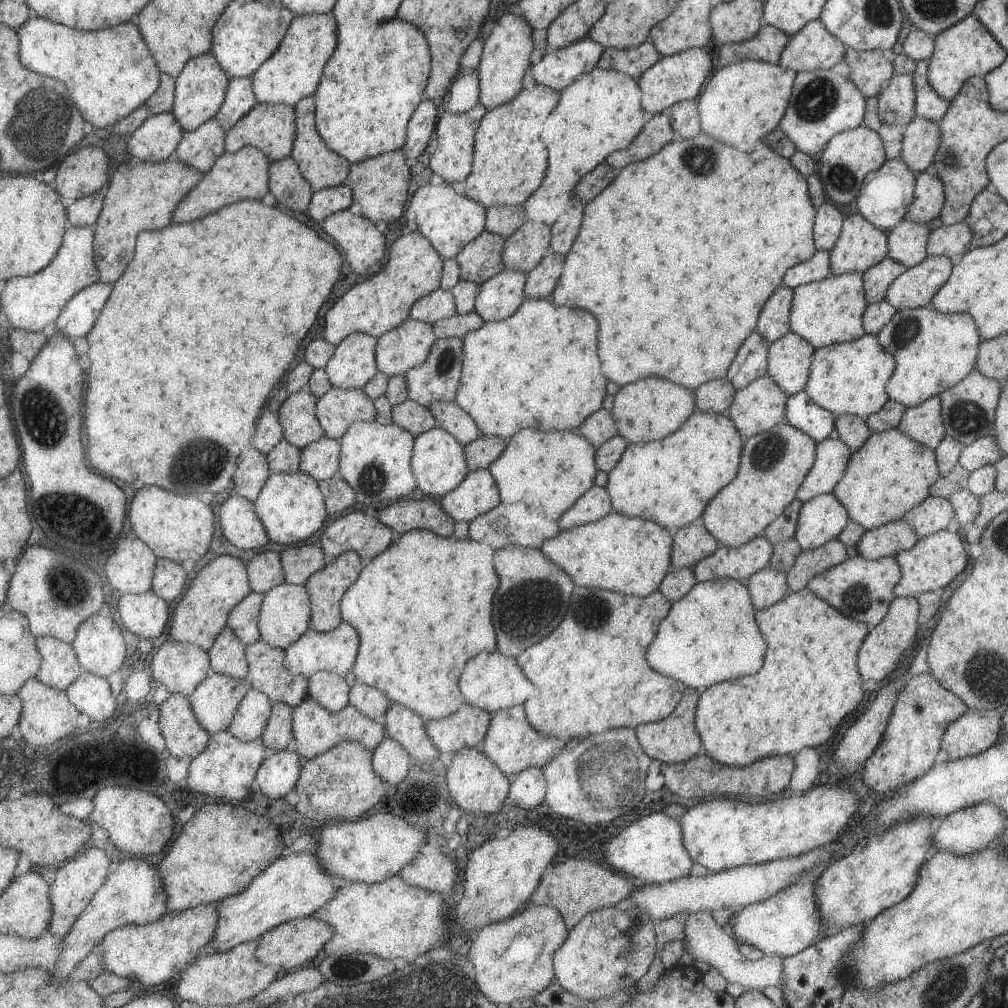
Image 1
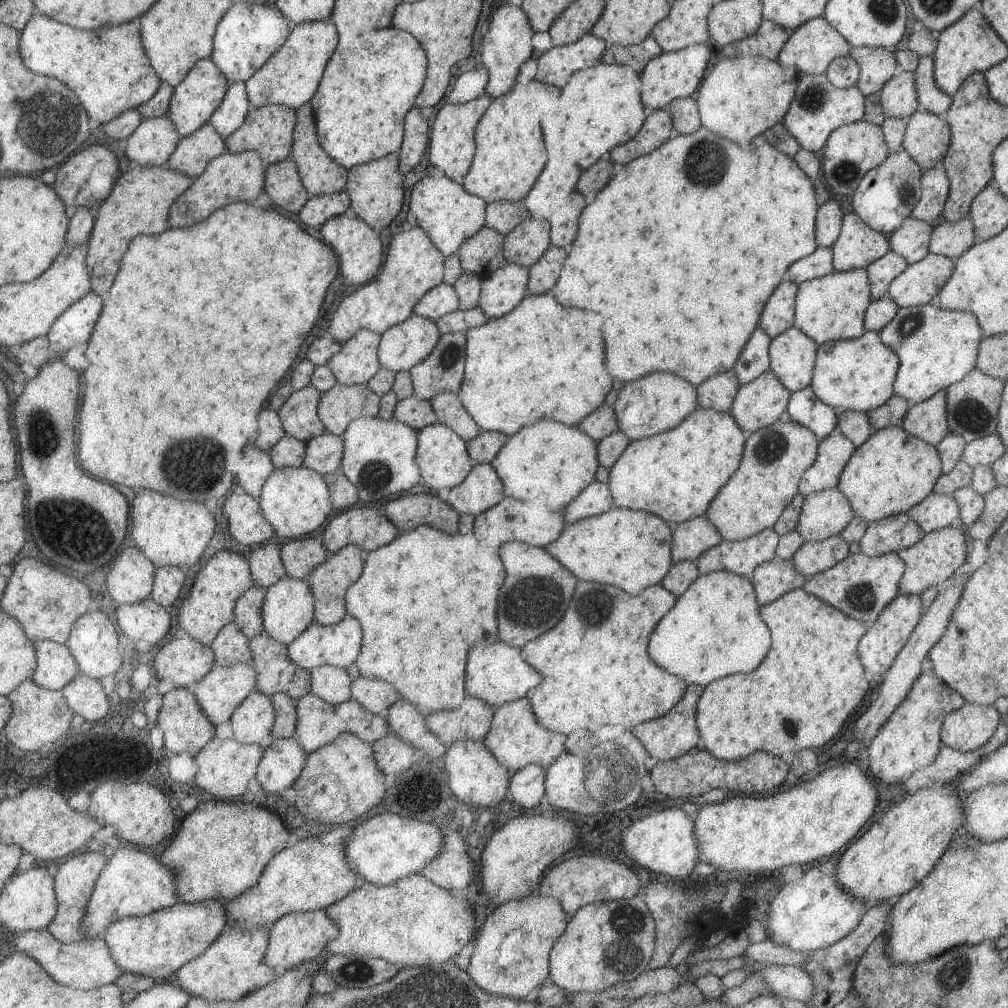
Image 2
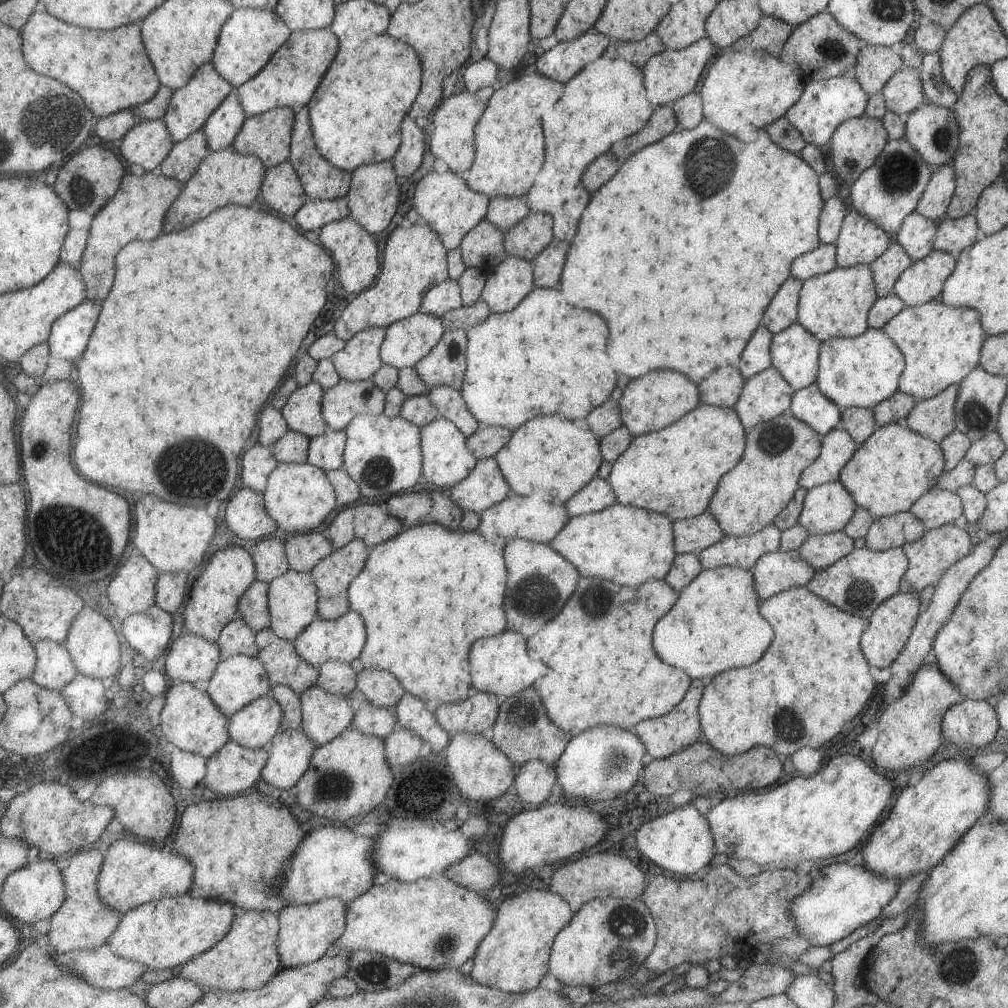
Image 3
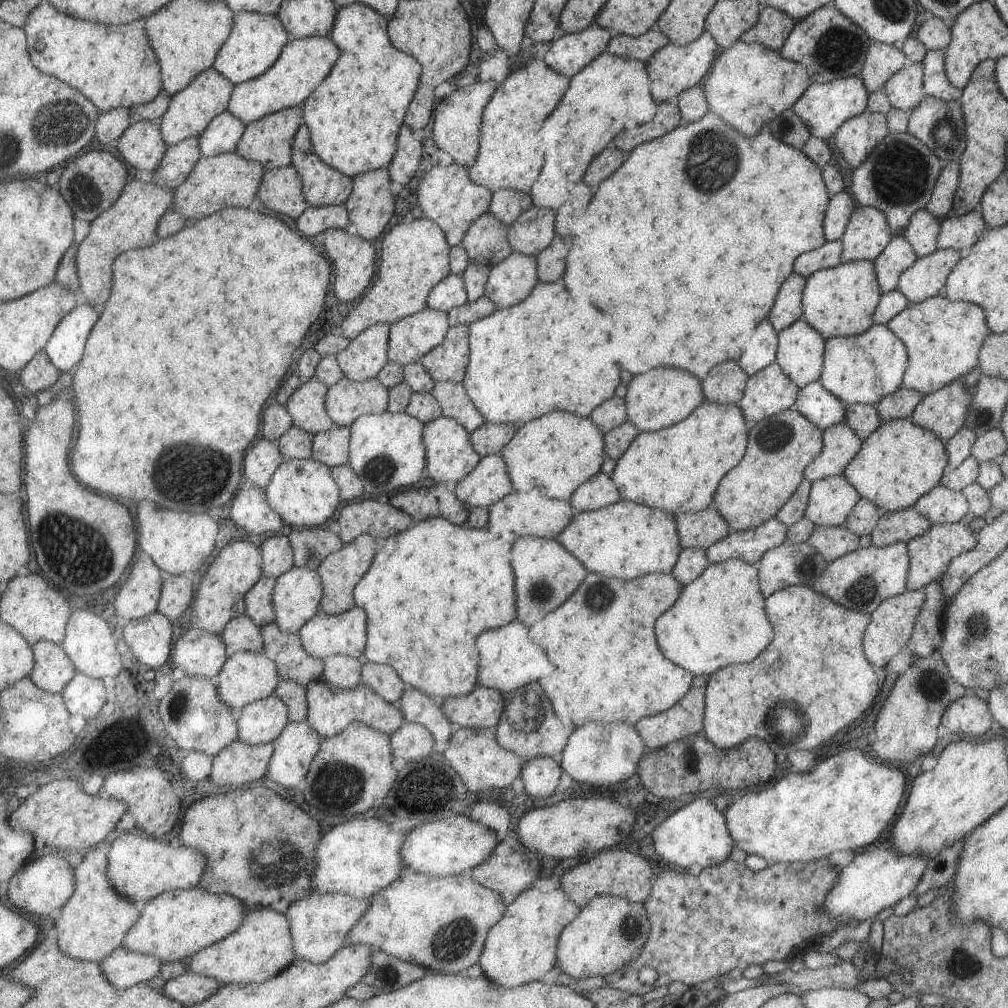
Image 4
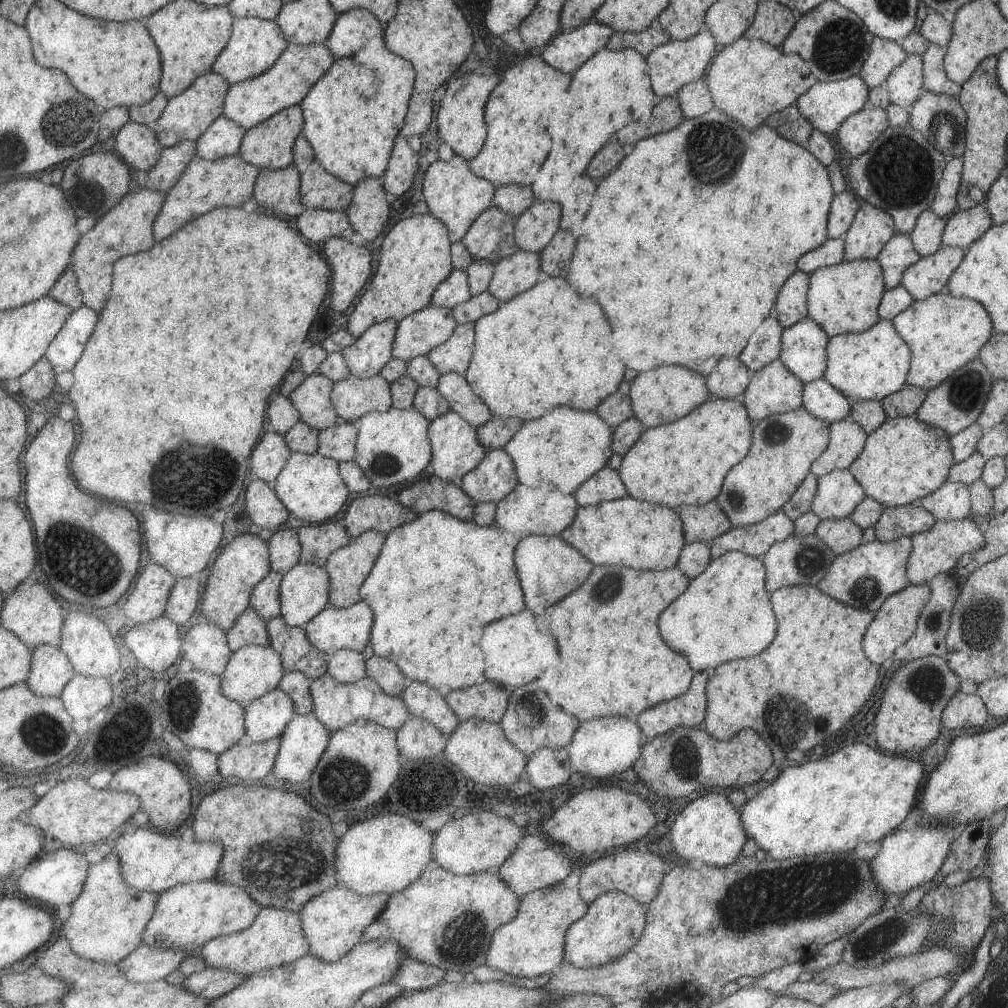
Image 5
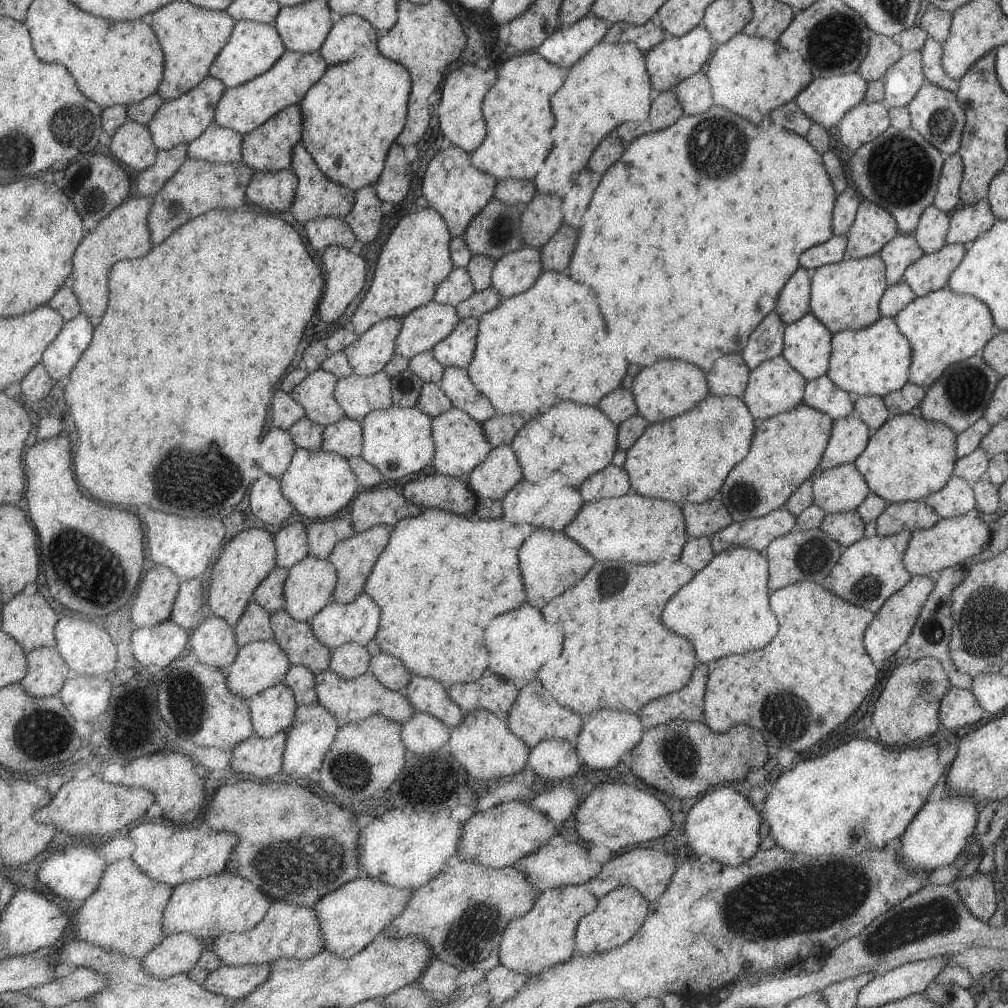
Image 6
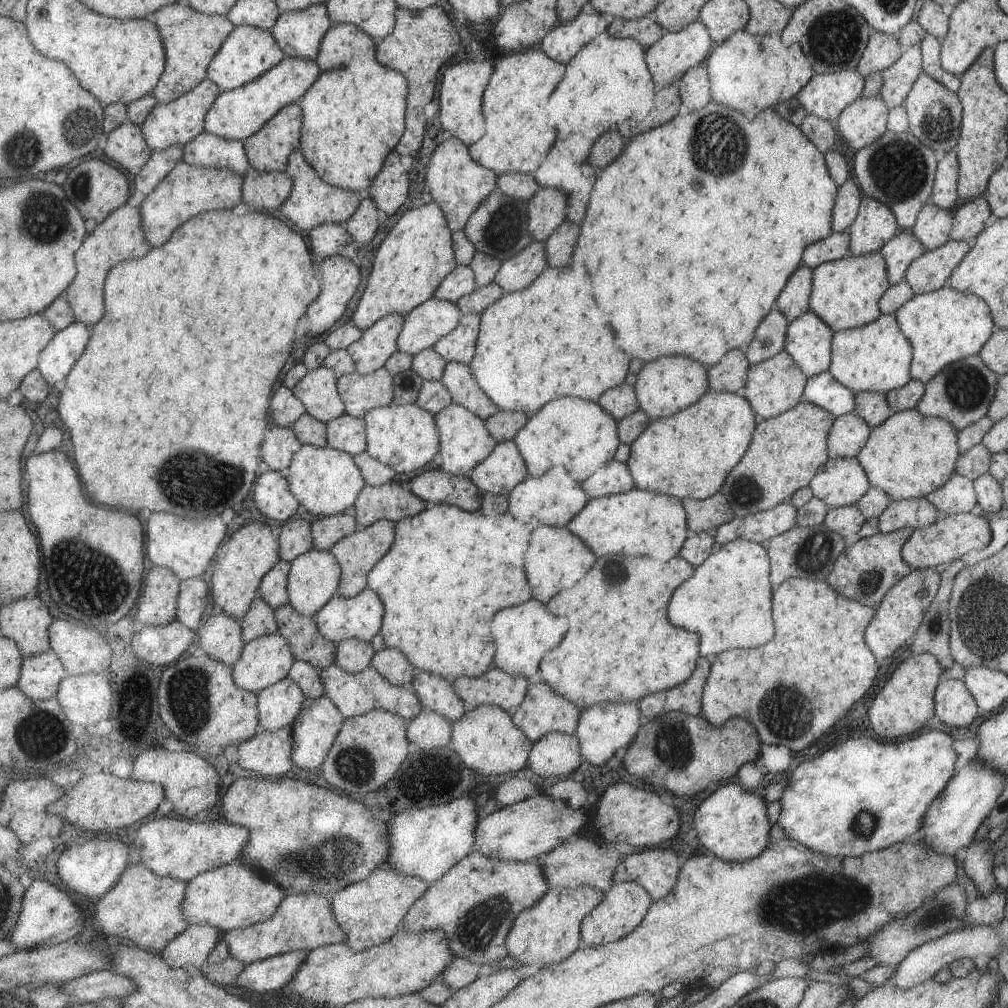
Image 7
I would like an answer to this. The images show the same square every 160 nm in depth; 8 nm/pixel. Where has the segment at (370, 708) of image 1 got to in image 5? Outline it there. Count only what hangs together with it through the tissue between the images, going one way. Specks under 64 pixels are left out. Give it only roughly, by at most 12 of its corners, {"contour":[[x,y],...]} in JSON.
{"contour":[[367,659],[368,676],[390,697],[403,692],[407,678],[396,664]]}

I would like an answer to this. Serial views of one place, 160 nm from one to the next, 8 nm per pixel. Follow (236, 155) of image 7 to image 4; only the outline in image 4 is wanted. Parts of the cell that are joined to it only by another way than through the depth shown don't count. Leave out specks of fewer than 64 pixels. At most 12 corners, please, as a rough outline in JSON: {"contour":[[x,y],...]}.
{"contour":[[230,111],[203,132],[205,157],[238,153],[246,124]]}

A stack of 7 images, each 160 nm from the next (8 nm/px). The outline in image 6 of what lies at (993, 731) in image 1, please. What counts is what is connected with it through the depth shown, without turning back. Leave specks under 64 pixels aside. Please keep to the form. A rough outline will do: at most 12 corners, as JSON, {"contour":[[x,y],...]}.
{"contour":[[950,686],[941,697],[941,726],[975,724],[983,709],[970,690]]}

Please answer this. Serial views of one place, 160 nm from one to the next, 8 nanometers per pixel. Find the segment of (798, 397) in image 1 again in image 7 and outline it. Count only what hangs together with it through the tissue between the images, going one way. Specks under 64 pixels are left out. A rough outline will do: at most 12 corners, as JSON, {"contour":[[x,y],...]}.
{"contour":[[829,371],[806,377],[803,400],[834,417],[853,413],[854,394]]}

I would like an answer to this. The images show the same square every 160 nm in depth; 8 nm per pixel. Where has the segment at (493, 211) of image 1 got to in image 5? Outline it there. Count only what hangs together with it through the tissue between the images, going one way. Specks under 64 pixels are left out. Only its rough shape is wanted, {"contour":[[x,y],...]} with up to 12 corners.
{"contour":[[498,186],[492,206],[518,217],[534,201],[531,187]]}

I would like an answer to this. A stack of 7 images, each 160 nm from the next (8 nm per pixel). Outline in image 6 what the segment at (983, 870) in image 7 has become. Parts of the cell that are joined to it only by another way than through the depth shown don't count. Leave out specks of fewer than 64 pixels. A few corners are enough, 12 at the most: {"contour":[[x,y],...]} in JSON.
{"contour":[[974,872],[957,896],[986,923],[996,912],[991,878]]}

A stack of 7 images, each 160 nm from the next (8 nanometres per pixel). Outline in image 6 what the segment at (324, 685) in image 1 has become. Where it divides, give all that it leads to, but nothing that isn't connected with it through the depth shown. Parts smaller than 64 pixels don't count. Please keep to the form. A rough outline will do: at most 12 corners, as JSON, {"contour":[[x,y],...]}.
{"contour":[[350,642],[331,650],[328,669],[352,679],[367,670],[369,654]]}

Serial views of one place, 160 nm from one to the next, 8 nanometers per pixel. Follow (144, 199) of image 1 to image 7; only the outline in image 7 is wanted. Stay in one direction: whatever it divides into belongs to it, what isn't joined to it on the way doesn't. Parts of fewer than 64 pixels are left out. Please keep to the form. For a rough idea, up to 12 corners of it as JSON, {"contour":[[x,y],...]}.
{"contour":[[124,204],[76,254],[65,292],[77,320],[105,316],[106,280],[153,246],[141,206]]}

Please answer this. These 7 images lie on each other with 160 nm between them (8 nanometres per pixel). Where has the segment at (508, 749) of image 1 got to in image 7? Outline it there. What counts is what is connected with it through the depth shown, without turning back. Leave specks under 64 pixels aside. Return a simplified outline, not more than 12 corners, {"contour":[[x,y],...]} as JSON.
{"contour":[[545,682],[510,716],[532,742],[573,735],[580,709]]}

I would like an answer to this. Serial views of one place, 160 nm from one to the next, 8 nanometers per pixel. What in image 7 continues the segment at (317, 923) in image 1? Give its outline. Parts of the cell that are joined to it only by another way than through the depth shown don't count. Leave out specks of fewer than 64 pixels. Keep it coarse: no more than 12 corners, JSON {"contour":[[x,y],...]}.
{"contour":[[376,868],[329,896],[345,944],[385,942],[428,882]]}

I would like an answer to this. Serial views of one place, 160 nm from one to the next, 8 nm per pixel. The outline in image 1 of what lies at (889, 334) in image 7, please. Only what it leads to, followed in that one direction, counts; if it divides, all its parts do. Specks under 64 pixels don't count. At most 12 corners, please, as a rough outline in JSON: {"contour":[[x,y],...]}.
{"contour":[[875,335],[814,350],[805,392],[865,421],[895,360]]}

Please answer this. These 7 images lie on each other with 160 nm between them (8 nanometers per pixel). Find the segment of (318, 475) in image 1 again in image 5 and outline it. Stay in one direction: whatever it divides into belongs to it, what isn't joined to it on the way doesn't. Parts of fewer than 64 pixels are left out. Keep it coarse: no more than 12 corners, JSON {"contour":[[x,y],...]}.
{"contour":[[338,421],[321,431],[318,453],[353,461],[355,423]]}

